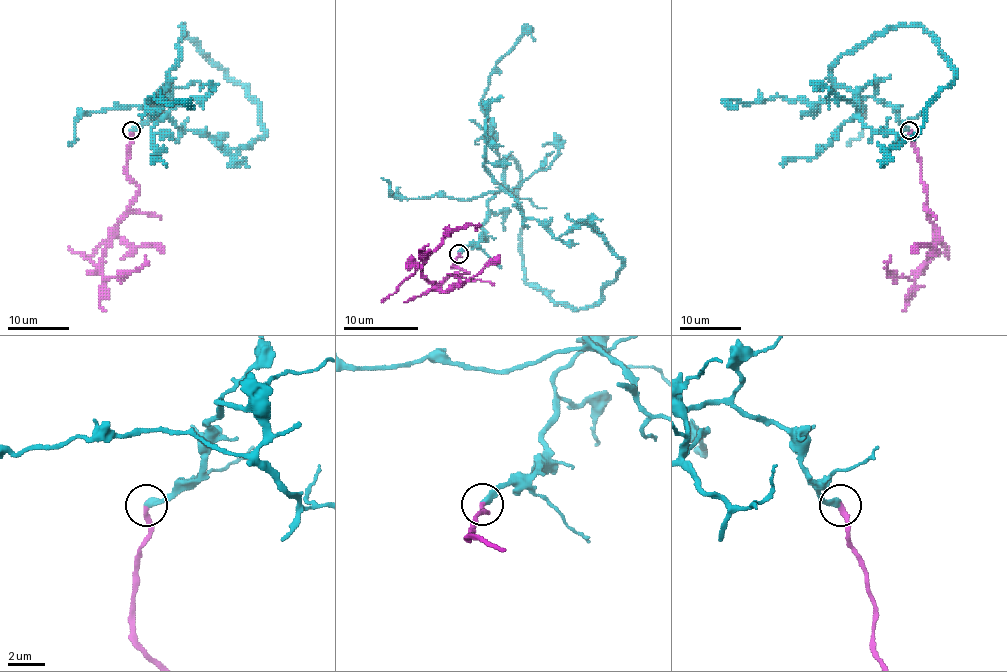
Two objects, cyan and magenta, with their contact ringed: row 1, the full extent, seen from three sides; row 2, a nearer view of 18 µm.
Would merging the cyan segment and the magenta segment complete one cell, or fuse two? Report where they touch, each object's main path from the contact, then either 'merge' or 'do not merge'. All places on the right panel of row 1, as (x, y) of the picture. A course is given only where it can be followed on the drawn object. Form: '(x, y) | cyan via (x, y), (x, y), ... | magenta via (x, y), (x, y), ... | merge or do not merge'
(909, 130) | cyan via (909, 131), (891, 105), (859, 102), (868, 128), (897, 135), (885, 154), (917, 134), (926, 108), (953, 83) | magenta via (909, 131), (926, 187), (924, 209), (935, 235), (926, 261), (912, 279), (886, 267), (889, 255) | merge

